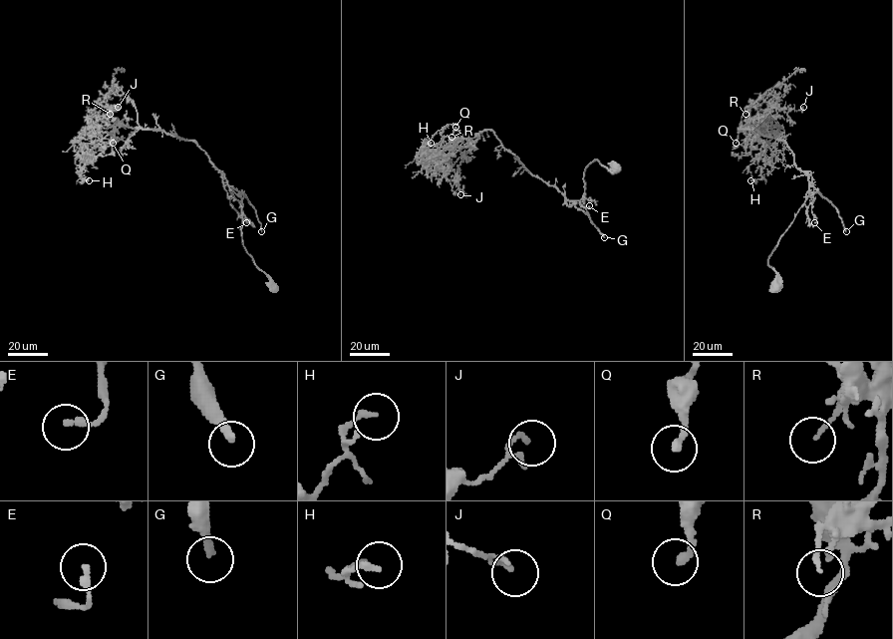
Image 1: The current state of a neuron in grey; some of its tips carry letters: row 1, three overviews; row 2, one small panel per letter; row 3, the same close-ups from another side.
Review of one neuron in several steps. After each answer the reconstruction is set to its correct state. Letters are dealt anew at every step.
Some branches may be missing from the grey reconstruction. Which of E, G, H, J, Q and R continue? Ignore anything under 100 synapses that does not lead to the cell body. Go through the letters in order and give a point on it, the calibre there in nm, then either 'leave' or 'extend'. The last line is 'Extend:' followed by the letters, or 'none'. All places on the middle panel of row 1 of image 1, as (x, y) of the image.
E: place (589, 205); calibre 200 nm; leave
G: place (604, 237); calibre 280 nm; extend
H: place (431, 143); calibre 170 nm; leave
J: place (460, 194); calibre 130 nm; leave
Q: place (455, 127); calibre 240 nm; leave
R: place (451, 137); calibre 140 nm; leave
Extend: G

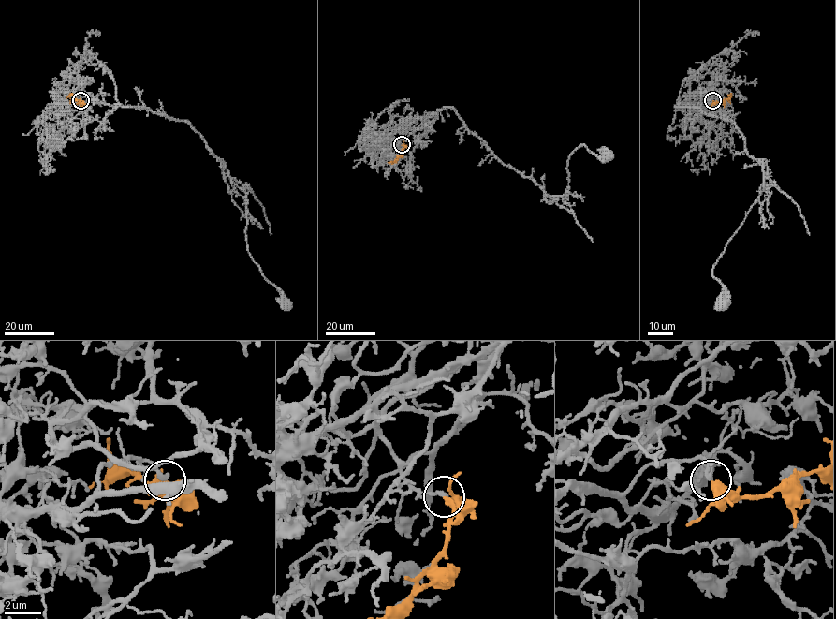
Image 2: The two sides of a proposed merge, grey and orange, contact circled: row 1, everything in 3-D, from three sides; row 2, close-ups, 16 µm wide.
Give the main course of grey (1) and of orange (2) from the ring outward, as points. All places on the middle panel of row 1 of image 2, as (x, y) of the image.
1: (402, 144), (394, 130), (452, 108), (504, 163), (551, 196), (567, 192), (567, 159), (581, 144), (607, 154)
2: (402, 144), (402, 153), (392, 162), (388, 162)

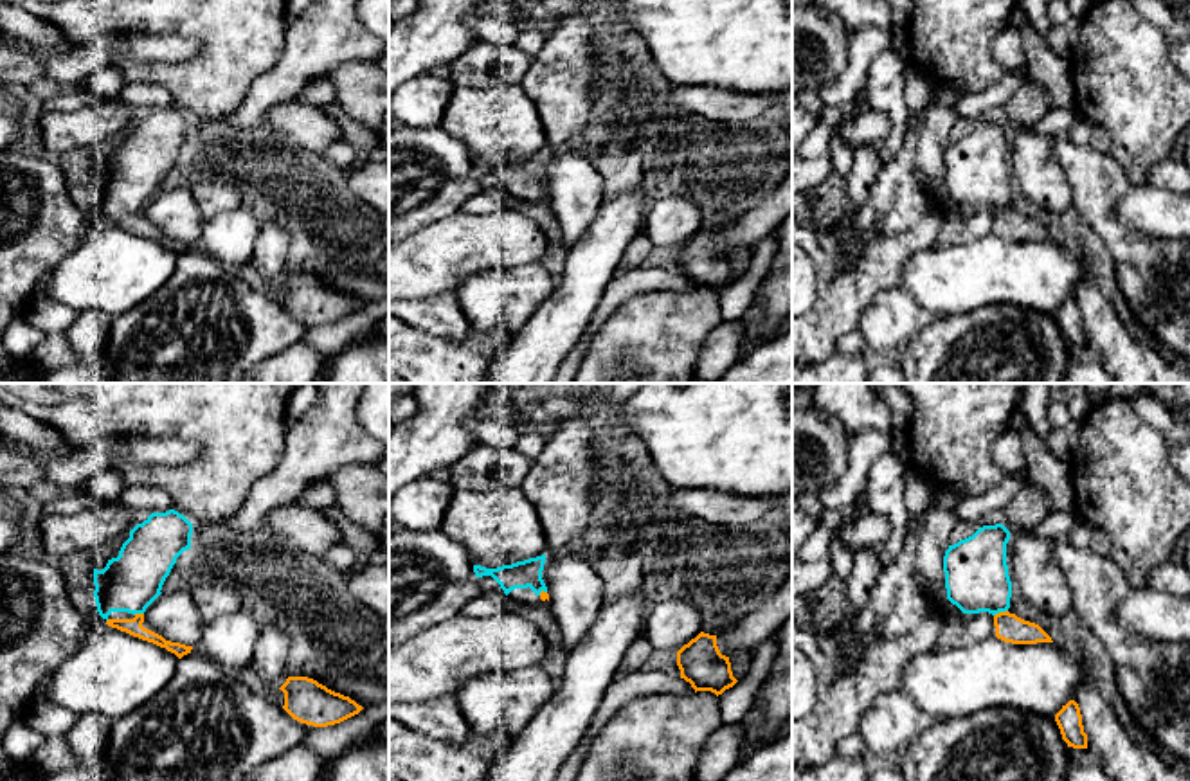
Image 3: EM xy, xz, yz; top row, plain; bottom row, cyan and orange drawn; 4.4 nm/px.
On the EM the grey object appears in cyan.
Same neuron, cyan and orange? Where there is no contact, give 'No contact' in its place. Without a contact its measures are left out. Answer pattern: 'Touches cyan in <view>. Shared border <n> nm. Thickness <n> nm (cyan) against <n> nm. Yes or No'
Touches cyan in yz. Shared border 70 nm. Thickness 280 nm (cyan) against 130 nm. Yes

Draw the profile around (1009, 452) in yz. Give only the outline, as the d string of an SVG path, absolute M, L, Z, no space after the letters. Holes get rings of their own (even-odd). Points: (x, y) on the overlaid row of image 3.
M1006 428L994 443L994 461L1005 475L1021 473L1026 470L1024 446L1019 432Z

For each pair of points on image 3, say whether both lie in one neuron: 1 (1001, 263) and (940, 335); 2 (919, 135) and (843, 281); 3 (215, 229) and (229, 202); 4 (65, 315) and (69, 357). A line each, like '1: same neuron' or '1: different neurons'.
1: different neurons
2: same neuron
3: different neurons
4: same neuron

